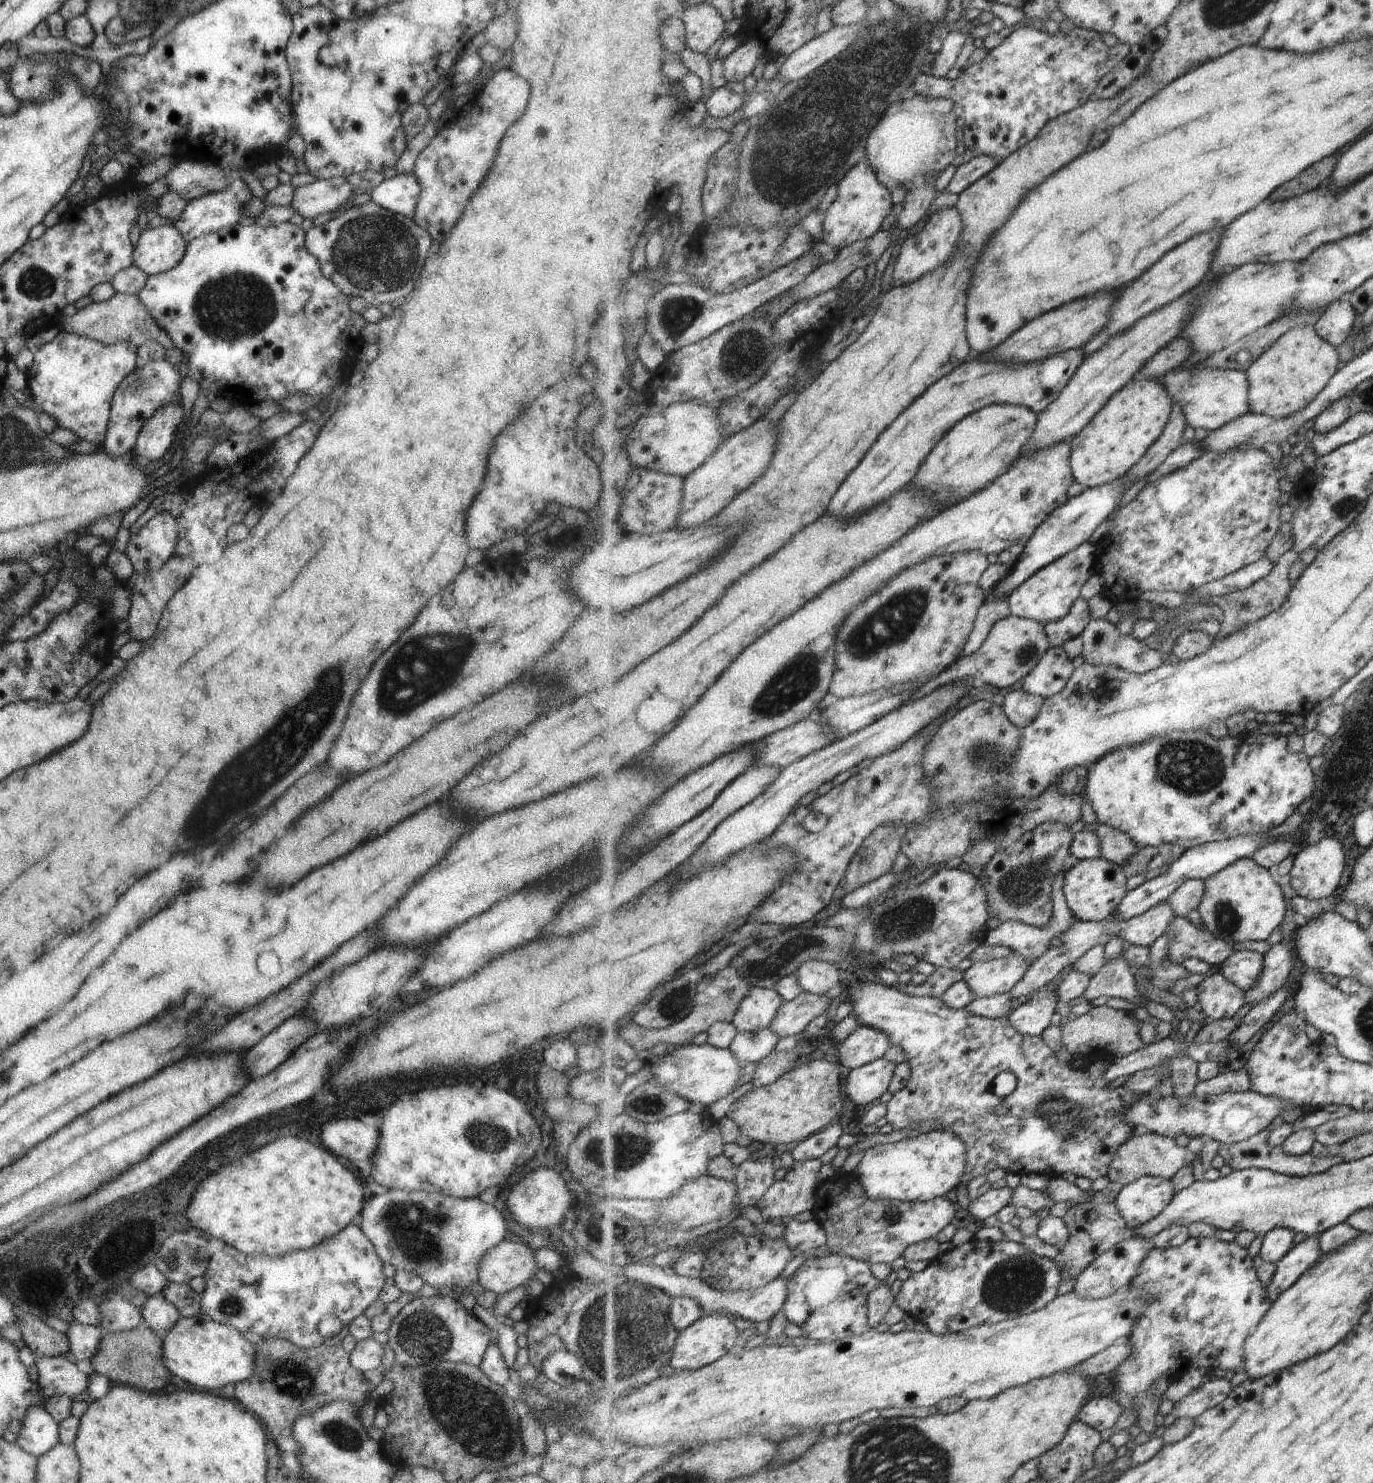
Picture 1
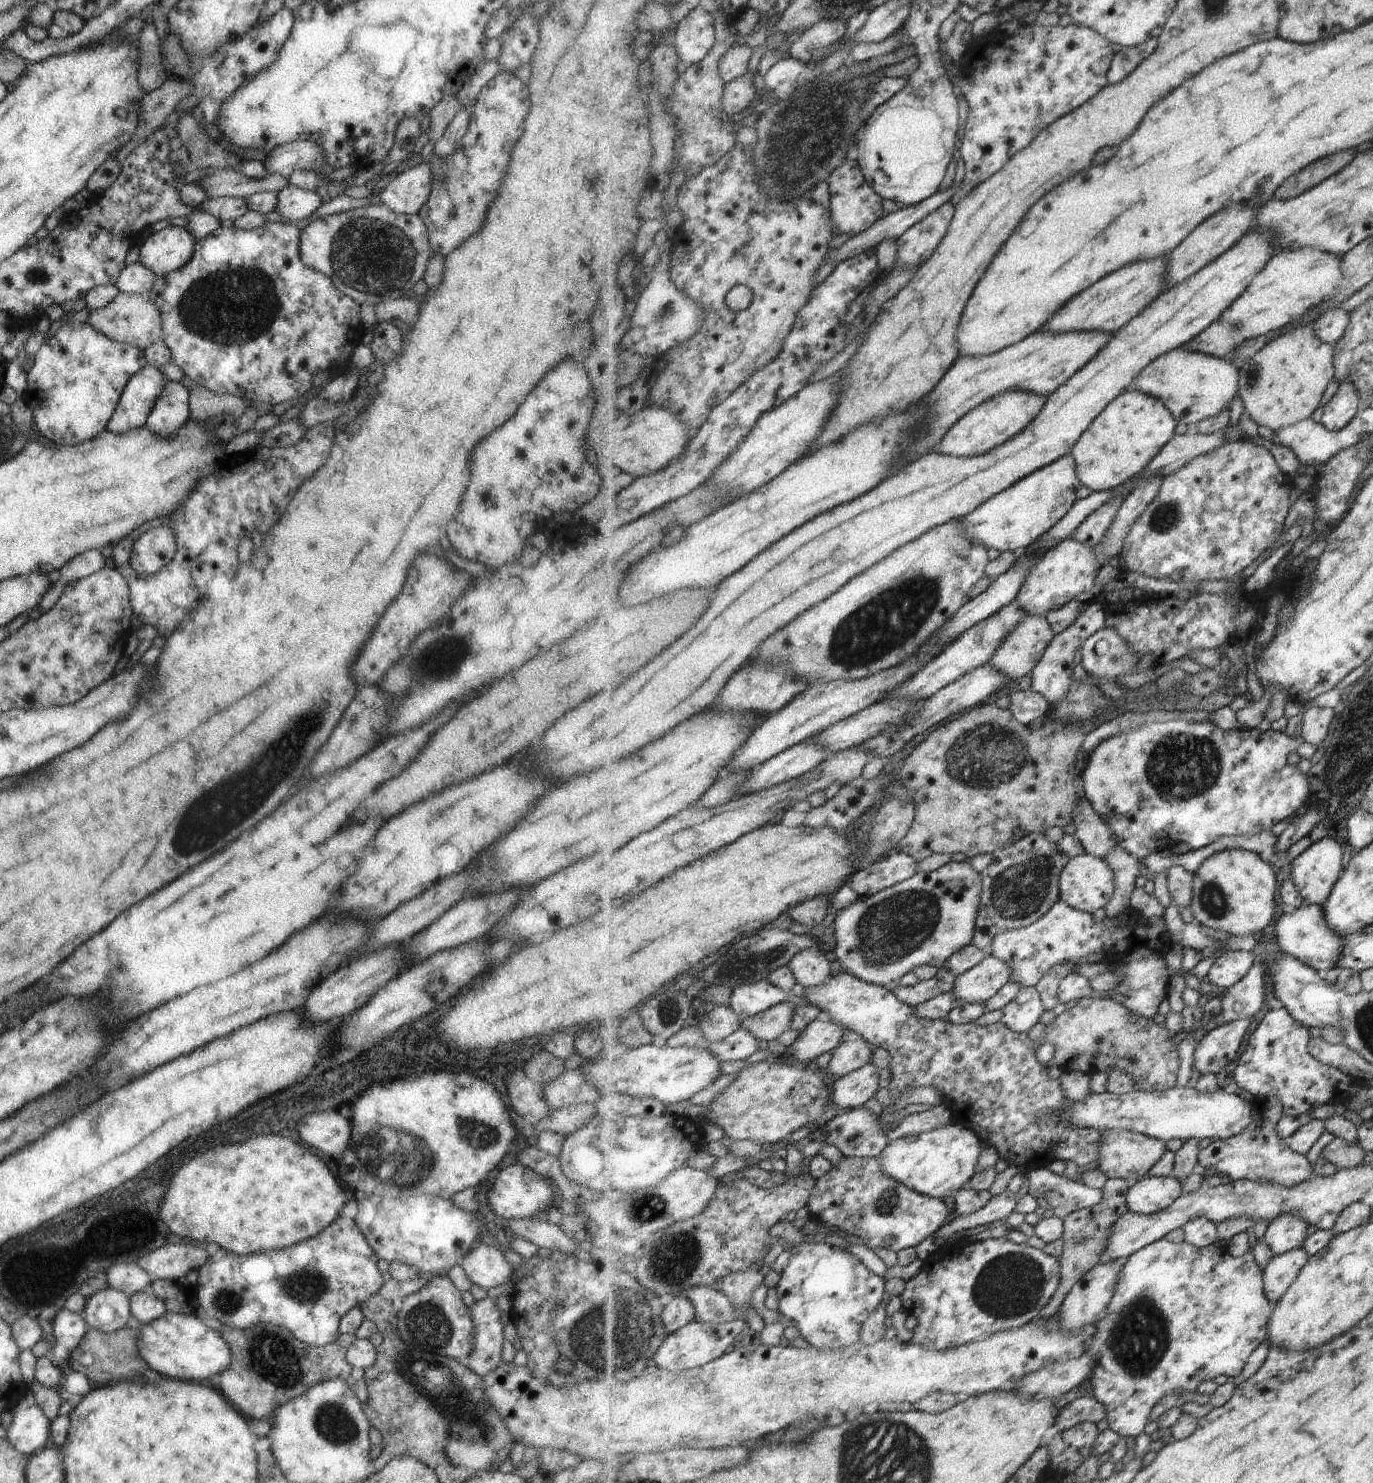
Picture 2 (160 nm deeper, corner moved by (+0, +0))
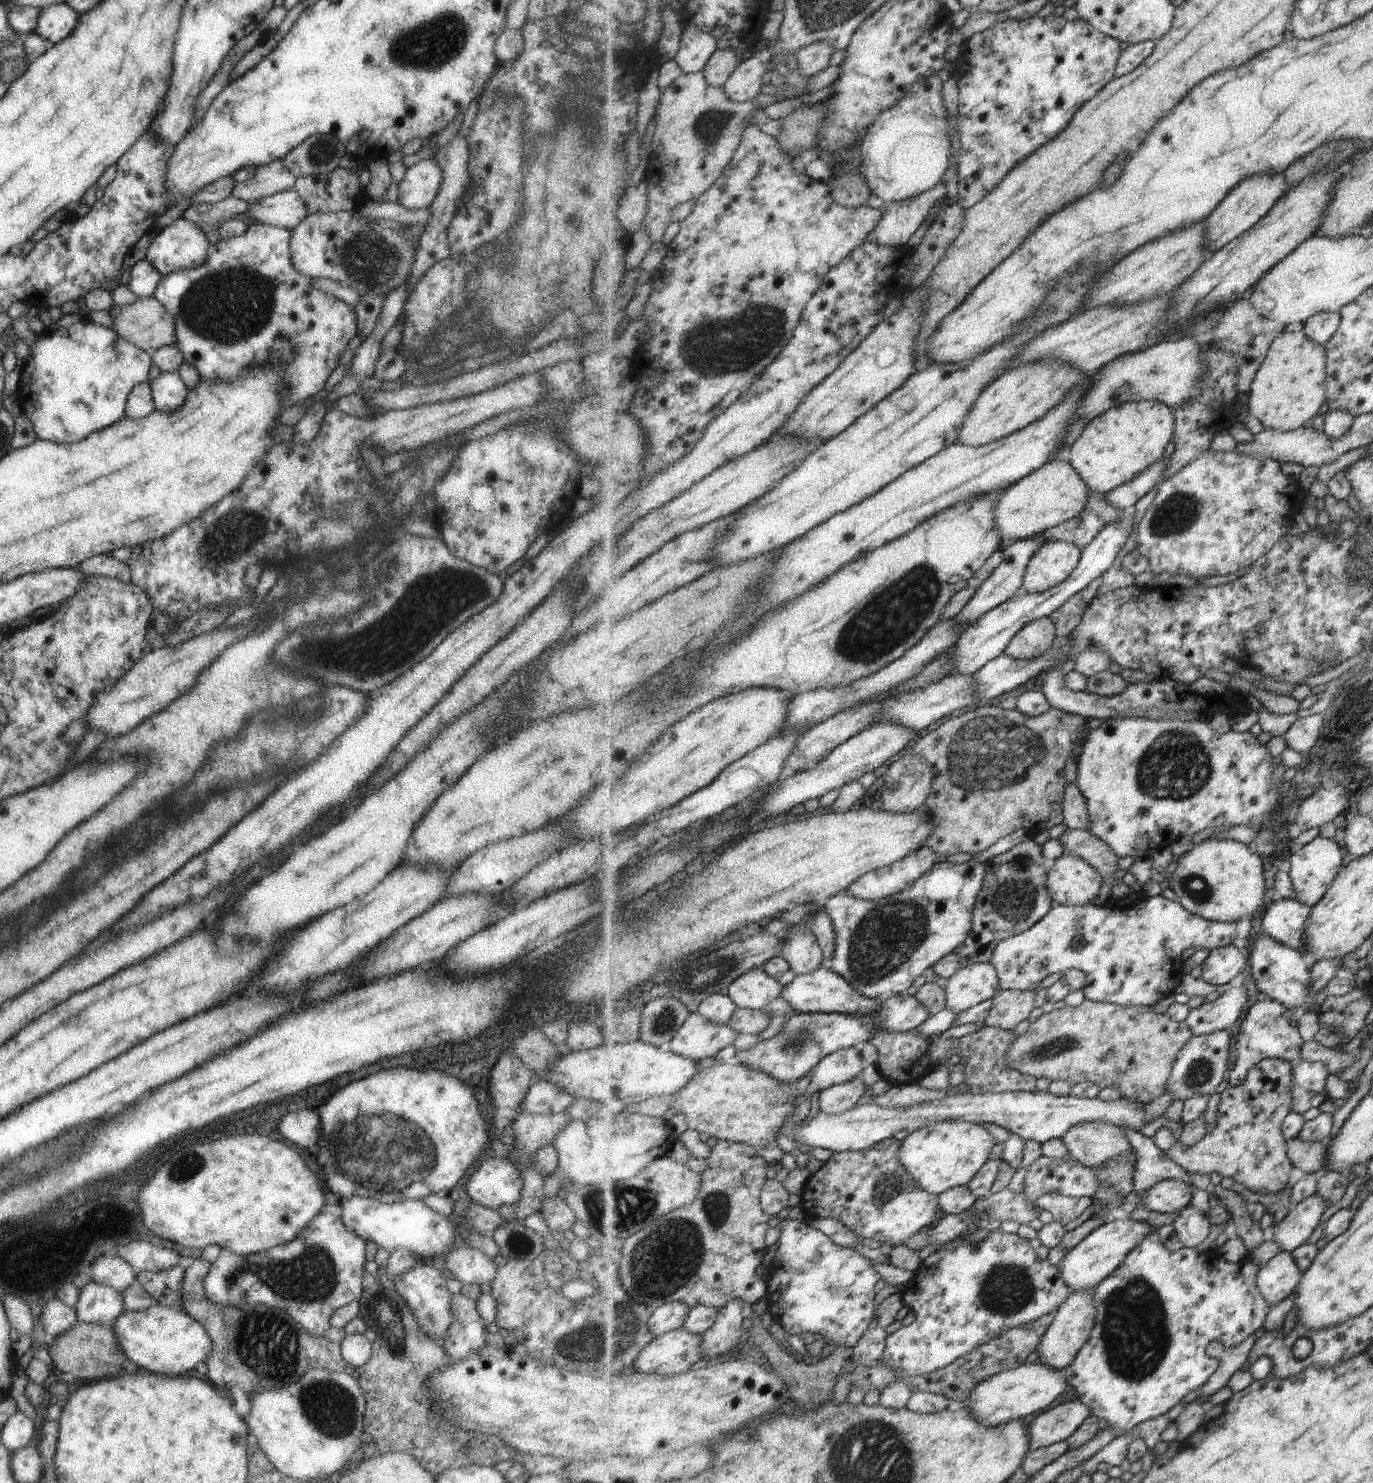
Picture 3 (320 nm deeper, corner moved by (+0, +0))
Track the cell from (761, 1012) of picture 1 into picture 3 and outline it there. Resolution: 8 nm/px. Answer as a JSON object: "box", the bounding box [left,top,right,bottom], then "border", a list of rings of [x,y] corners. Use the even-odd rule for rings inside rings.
{"box":[727,967,783,1010],"border":[[[757,967],[731,983],[727,994],[737,1007],[757,1010],[781,997],[783,987],[766,970]]]}

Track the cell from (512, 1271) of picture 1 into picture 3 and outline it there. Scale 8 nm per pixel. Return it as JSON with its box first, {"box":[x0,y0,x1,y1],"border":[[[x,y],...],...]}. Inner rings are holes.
{"box":[445,1244,496,1284],"border":[[[459,1244],[450,1251],[445,1259],[445,1268],[462,1284],[485,1284],[496,1275],[493,1259],[469,1245]]]}

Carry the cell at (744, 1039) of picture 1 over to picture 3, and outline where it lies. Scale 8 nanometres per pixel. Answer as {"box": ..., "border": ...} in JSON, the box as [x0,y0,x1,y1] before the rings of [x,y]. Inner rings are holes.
{"box":[661,1011,738,1060],"border":[[[695,1011],[687,1017],[675,1038],[661,1048],[685,1058],[703,1060],[703,1058],[713,1058],[721,1048],[733,1044],[737,1034],[738,1032],[728,1024],[714,1023]]]}

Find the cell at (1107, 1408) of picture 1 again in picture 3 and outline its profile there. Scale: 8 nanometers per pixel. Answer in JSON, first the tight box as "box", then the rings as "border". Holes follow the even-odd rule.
{"box":[1028,1399,1091,1451],"border":[[[1079,1399],[1043,1411],[1028,1426],[1030,1451],[1067,1441],[1091,1415],[1090,1408]]]}

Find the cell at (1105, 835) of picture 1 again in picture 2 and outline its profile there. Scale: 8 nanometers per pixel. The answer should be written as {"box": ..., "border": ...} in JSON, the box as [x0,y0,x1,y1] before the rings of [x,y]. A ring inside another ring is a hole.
{"box":[1073,797,1117,858],"border":[[[1086,797],[1080,799],[1075,807],[1073,824],[1076,827],[1075,836],[1087,853],[1102,858],[1117,846],[1110,826],[1097,814]]]}

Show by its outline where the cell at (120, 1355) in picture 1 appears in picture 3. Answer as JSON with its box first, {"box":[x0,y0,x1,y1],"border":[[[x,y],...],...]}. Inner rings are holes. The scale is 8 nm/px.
{"box":[46,1322,125,1383],"border":[[[76,1322],[61,1334],[55,1335],[46,1345],[46,1349],[52,1367],[72,1374],[83,1383],[117,1374],[121,1371],[121,1363],[125,1360],[124,1352],[117,1345],[110,1324],[92,1325]]]}

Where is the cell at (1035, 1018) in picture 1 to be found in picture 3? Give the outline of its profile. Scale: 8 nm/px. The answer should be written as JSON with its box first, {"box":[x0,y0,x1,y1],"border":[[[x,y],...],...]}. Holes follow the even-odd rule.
{"box":[985,989,1035,1030],"border":[[[1002,989],[993,998],[985,1026],[1013,1030],[1019,1022],[1027,1020],[1035,1008],[1035,991]]]}

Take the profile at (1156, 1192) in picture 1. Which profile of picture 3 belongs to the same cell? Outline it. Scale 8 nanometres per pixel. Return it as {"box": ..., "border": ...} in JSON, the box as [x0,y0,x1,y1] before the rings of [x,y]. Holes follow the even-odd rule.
{"box":[1140,1177,1193,1212],"border":[[[1181,1177],[1161,1181],[1153,1188],[1143,1190],[1140,1203],[1157,1212],[1181,1212],[1192,1208],[1193,1190]]]}

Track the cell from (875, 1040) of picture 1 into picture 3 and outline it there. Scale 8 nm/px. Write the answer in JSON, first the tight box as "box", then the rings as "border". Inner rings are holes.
{"box":[807,1048,863,1093],"border":[[[859,1048],[838,1050],[815,1067],[807,1092],[816,1090],[820,1093],[832,1086],[854,1081],[861,1076],[863,1068]]]}

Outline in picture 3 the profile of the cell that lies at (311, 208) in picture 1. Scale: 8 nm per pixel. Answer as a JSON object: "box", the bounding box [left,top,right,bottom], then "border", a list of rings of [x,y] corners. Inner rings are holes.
{"box":[246,189,307,230],"border":[[[287,189],[250,202],[246,214],[251,221],[291,230],[305,218],[307,210],[296,190]]]}

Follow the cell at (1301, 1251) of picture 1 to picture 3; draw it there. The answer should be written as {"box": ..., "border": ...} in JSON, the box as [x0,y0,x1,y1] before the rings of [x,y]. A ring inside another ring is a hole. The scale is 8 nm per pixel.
{"box":[1258,1251,1303,1305],"border":[[[1281,1251],[1272,1261],[1263,1265],[1258,1272],[1258,1287],[1266,1301],[1278,1305],[1297,1290],[1303,1272],[1293,1255]]]}

